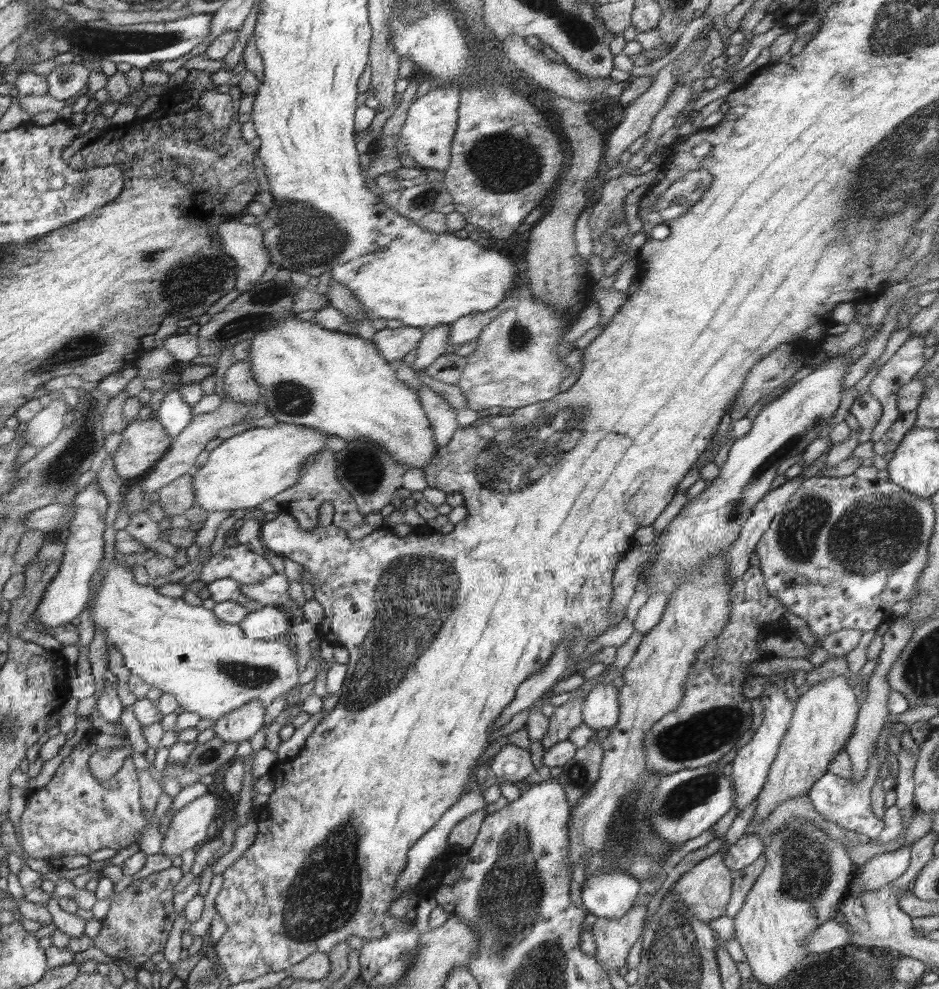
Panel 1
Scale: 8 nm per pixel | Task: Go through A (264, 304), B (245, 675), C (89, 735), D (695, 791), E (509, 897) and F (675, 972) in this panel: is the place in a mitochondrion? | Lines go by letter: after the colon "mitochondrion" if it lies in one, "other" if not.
A: mitochondrion
B: mitochondrion
C: other
D: mitochondrion
E: mitochondrion
F: mitochondrion

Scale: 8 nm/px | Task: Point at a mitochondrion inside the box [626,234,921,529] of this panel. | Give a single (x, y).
(765, 466)

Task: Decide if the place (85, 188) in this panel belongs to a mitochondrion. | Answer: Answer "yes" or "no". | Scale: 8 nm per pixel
yes

